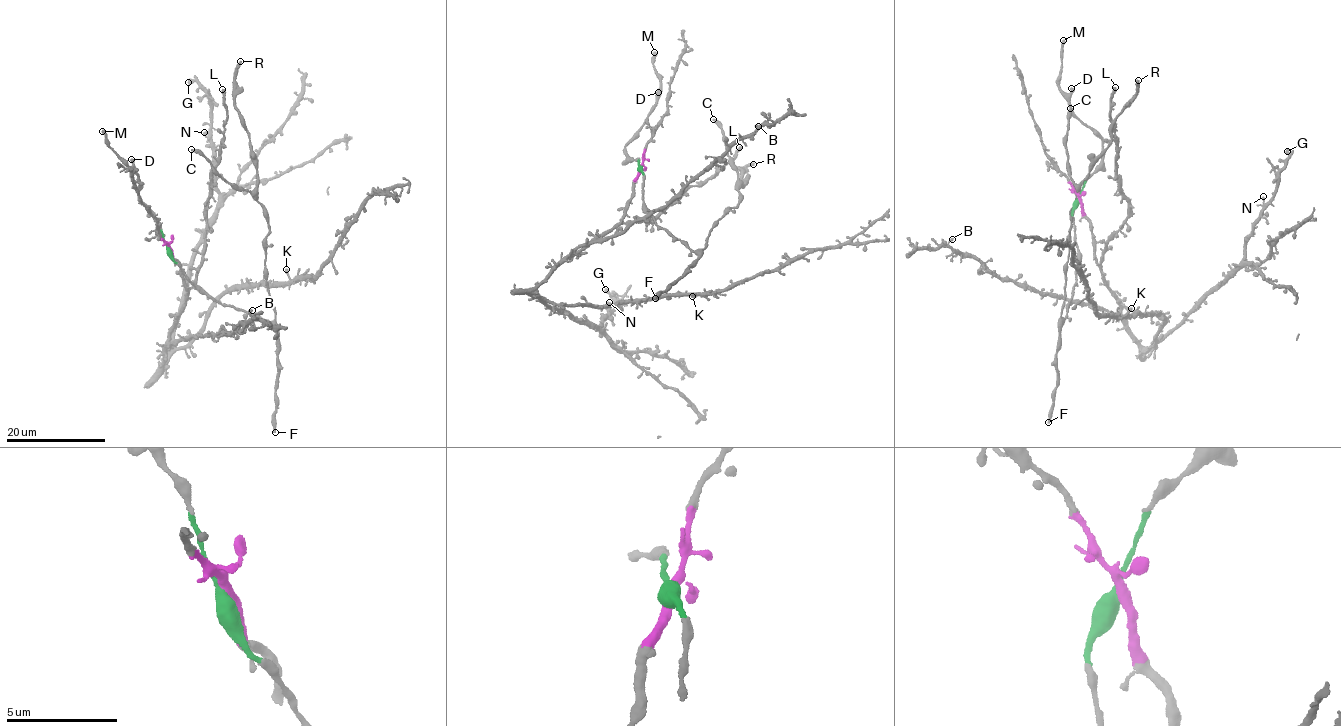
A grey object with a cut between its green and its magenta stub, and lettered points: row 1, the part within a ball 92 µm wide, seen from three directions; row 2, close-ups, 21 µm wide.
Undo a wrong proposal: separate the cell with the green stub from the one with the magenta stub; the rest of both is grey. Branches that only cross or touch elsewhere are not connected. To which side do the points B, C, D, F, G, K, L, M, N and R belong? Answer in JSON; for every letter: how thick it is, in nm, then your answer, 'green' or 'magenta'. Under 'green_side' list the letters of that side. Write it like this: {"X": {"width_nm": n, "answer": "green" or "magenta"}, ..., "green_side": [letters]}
{"B": {"width_nm": 280, "answer": "magenta"}, "C": {"width_nm": 320, "answer": "green"}, "D": {"width_nm": 440, "answer": "green"}, "F": {"width_nm": 280, "answer": "green"}, "G": {"width_nm": 550, "answer": "magenta"}, "K": {"width_nm": 320, "answer": "magenta"}, "L": {"width_nm": 440, "answer": "magenta"}, "M": {"width_nm": 420, "answer": "green"}, "N": {"width_nm": 340, "answer": "magenta"}, "R": {"width_nm": 360, "answer": "green"}, "green_side": ["C", "D", "F", "M", "R"]}

